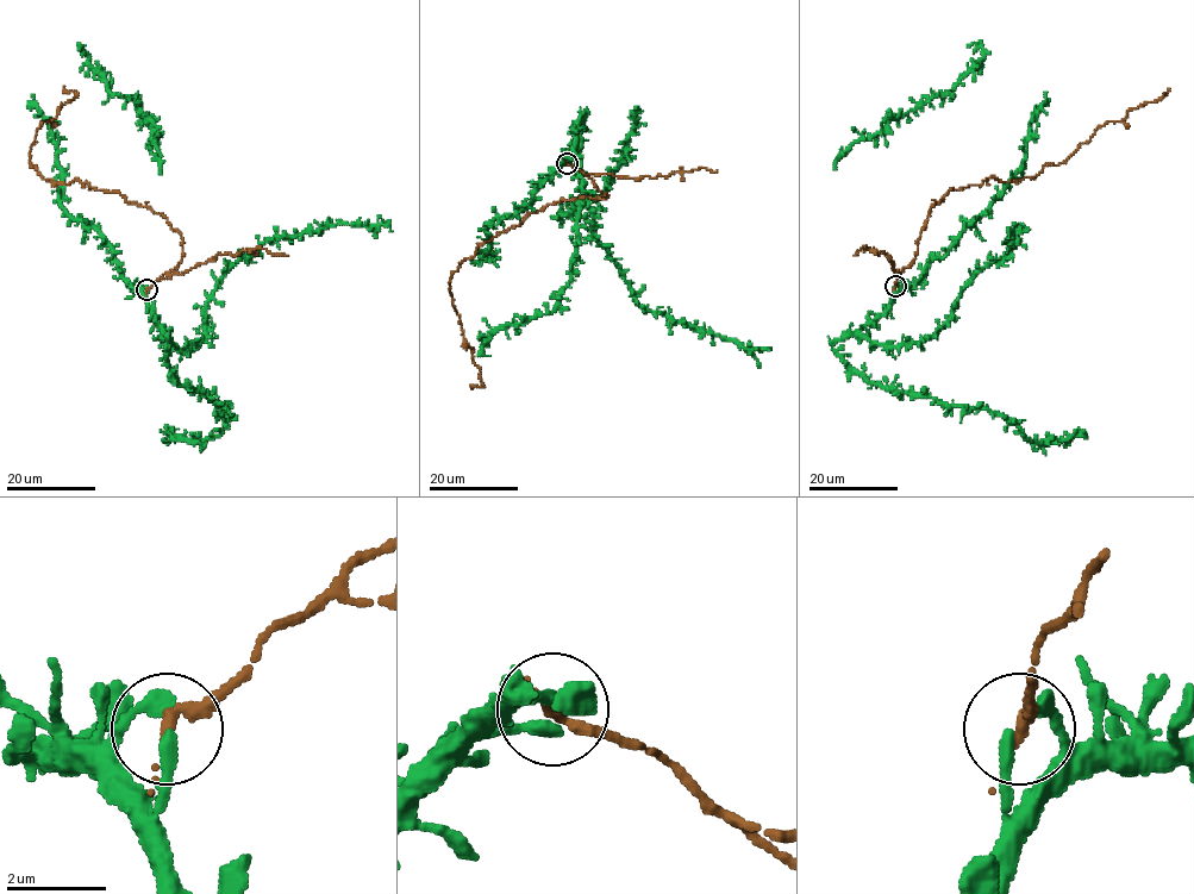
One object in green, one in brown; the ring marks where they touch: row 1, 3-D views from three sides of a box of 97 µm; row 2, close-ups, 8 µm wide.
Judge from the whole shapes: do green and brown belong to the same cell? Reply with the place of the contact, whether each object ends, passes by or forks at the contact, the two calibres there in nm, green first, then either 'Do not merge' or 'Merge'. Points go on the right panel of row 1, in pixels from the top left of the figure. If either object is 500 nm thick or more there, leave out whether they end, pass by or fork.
Place: (895, 286). At the ring green ends. At the ring brown ends. Thickness 240 nm (green) against 260 nm. Do not merge

